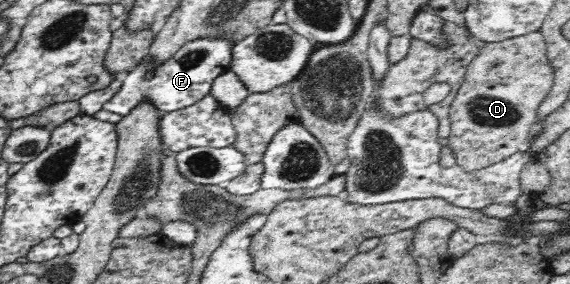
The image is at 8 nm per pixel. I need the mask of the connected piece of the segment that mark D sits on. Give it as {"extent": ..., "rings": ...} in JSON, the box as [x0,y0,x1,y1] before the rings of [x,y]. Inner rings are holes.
{"extent":[448,31,554,171],"rings":[[[539,31],[487,43],[472,59],[449,111],[451,131],[448,146],[453,150],[459,167],[463,167],[465,171],[477,171],[517,152],[527,151],[538,121],[539,106],[548,96],[554,82],[554,71],[546,56],[546,49],[546,41]]]}

